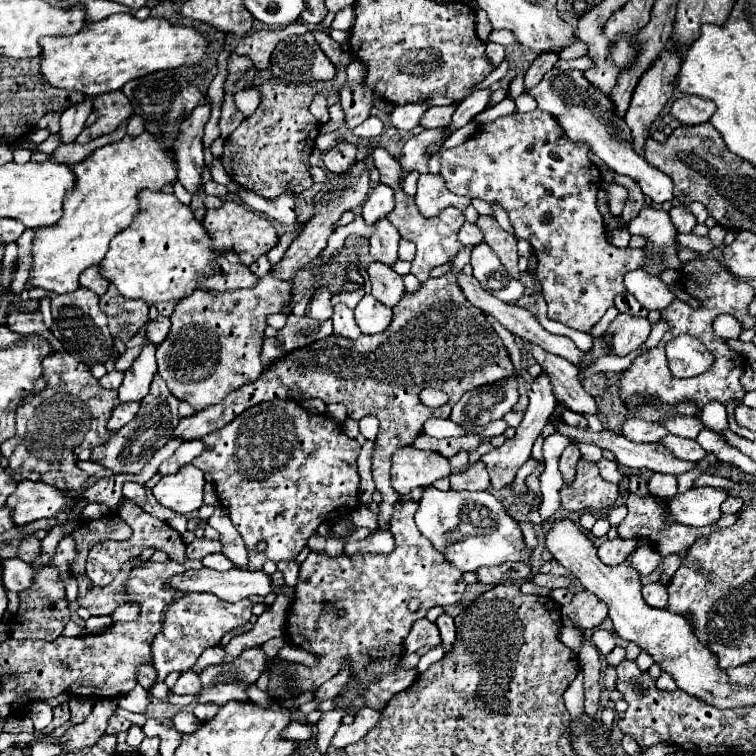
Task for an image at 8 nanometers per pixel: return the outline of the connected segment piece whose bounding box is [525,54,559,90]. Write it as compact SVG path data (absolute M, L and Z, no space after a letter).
M541 54L533 60L533 64L527 68L525 72L525 90L531 90L537 82L541 82L541 76L555 66L555 62L559 60L557 54Z

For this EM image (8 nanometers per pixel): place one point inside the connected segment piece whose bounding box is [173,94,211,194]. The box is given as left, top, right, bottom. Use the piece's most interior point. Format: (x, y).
(189, 151)

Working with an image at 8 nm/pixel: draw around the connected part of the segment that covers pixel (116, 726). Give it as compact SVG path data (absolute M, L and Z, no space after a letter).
M111 718L109 726L107 726L107 734L119 734L119 732L127 732L131 728L131 722L125 718Z

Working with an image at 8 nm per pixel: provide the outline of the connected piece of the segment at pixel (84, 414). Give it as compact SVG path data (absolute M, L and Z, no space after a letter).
M51 352L43 362L45 390L25 396L17 408L17 432L11 440L1 444L1 454L9 460L9 470L27 480L39 480L59 490L79 490L89 482L77 466L77 454L83 448L105 444L113 432L107 430L111 410L119 406L117 390L101 388L87 364L71 358L69 352Z

